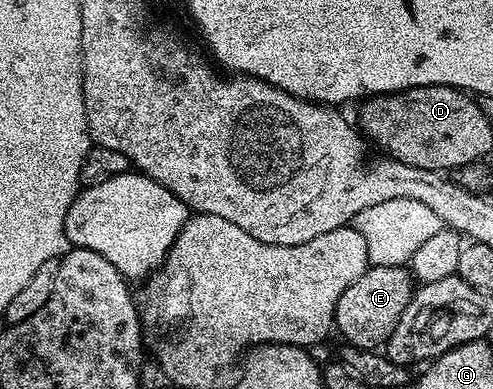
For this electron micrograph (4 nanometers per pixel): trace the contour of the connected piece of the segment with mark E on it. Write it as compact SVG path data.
M368 266L367 271L361 273L345 293L341 293L341 301L337 301L334 330L343 334L342 342L359 351L382 348L393 333L401 313L405 313L405 305L409 305L413 294L411 283L413 276L406 266Z

